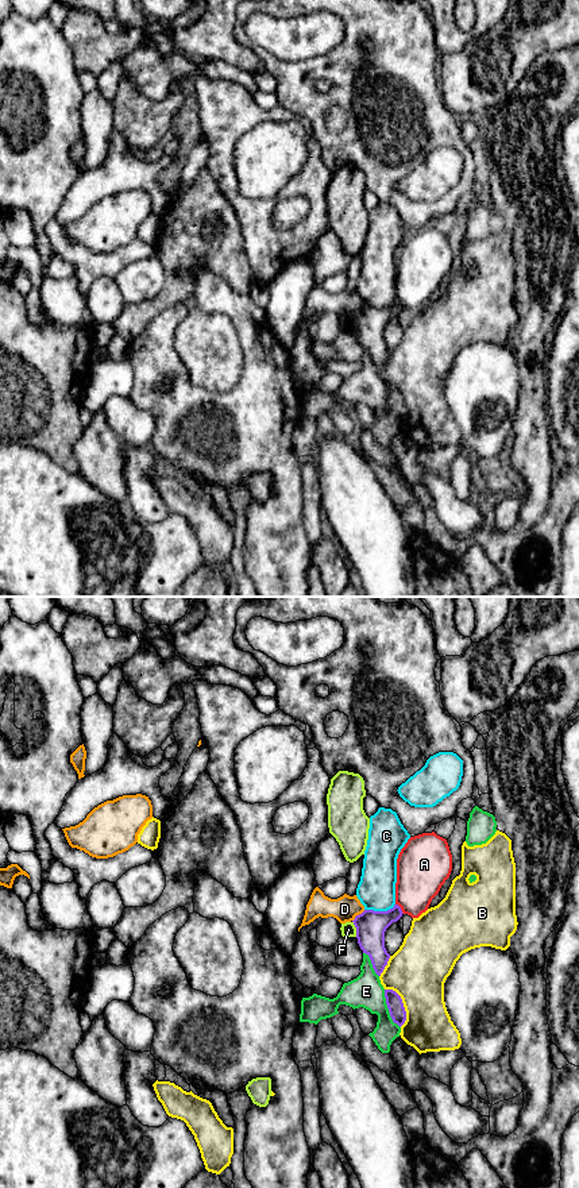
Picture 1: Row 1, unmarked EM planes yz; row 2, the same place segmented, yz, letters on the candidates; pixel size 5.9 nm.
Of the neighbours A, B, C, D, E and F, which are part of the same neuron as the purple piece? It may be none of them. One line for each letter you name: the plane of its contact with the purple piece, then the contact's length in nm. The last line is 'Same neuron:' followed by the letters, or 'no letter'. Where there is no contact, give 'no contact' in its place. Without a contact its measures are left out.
Same neuron: no letter

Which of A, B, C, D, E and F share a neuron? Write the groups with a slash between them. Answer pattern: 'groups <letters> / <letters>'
groups A / B / C / D / E / F

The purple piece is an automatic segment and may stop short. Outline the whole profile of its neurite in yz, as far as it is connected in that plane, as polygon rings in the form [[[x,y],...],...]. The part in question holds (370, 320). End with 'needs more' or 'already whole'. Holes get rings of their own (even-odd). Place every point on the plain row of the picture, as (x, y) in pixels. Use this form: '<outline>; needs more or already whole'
[[[398,300],[387,306],[364,305],[352,316],[356,323],[356,333],[360,344],[366,348],[378,371],[383,367],[390,350],[385,343],[385,327],[402,312]]]; already whole

